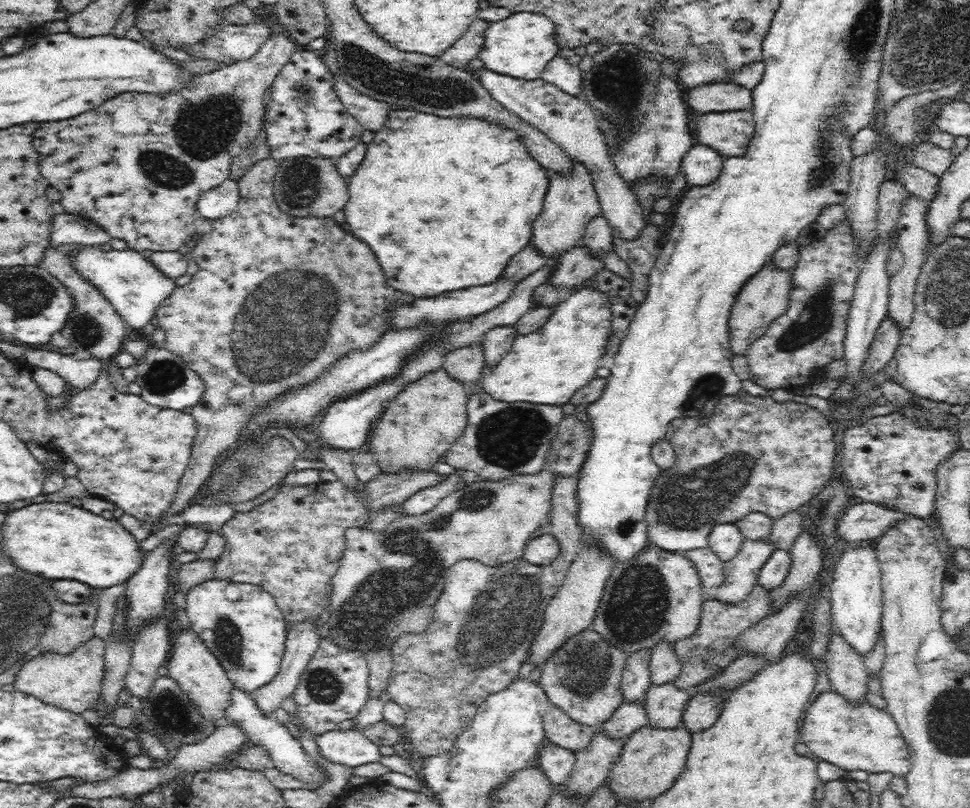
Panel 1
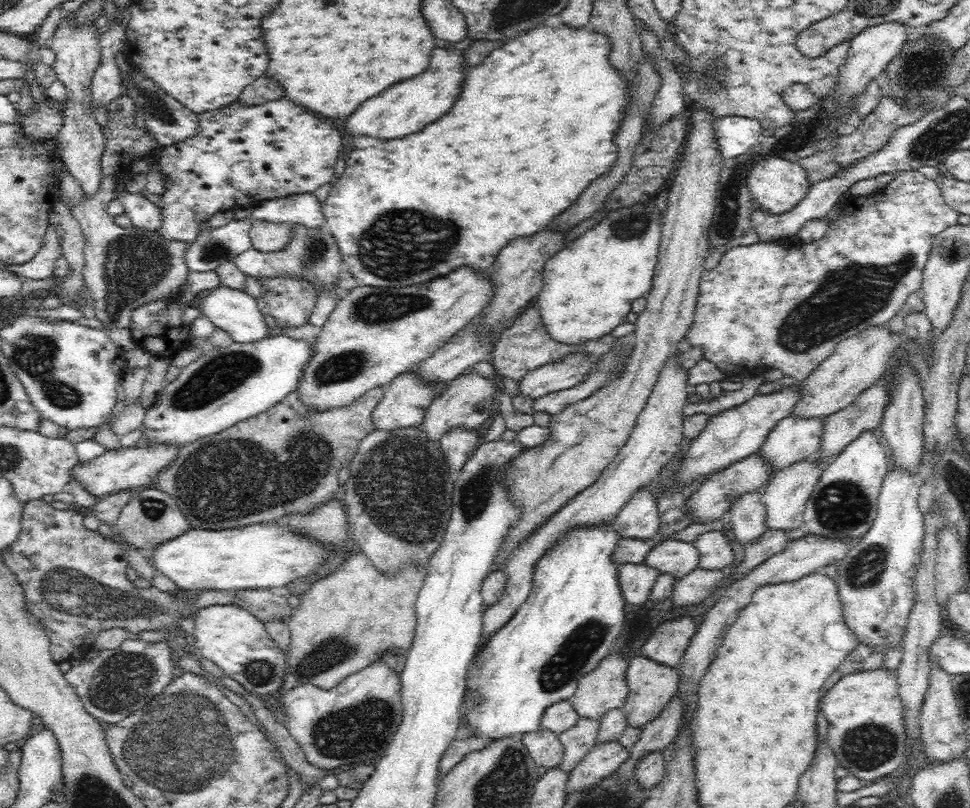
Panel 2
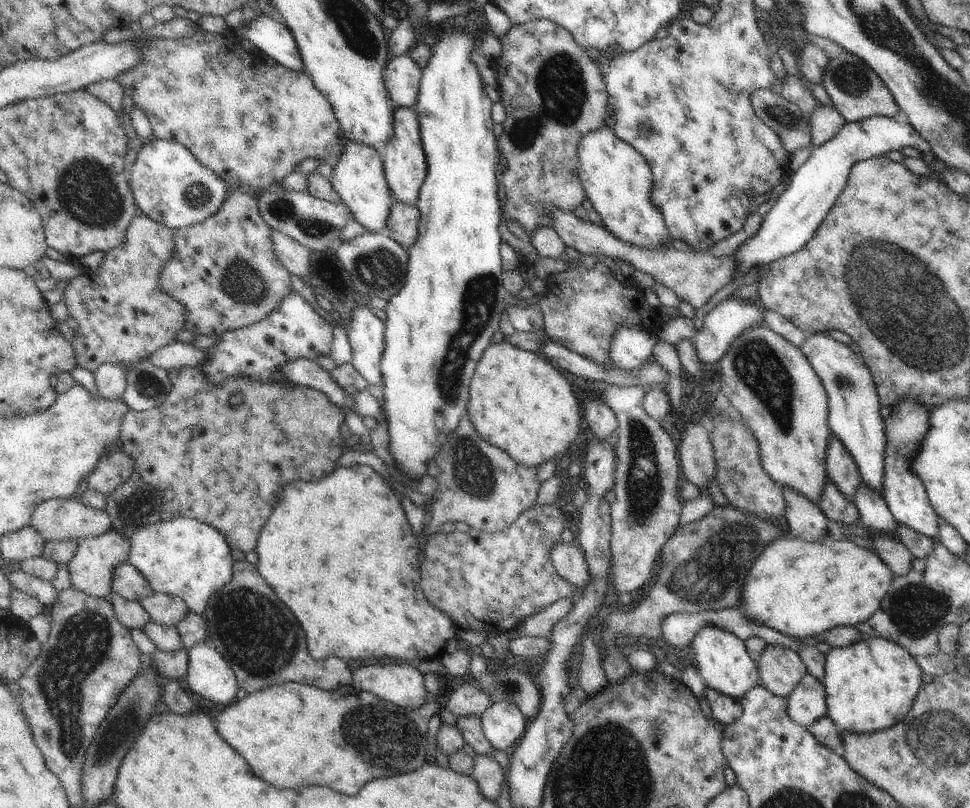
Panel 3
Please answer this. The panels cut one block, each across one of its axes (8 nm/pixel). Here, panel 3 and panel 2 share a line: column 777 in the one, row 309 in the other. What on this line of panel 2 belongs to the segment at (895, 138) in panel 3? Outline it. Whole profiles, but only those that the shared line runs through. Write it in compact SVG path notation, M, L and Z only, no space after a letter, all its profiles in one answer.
M220 286L206 290L200 295L198 308L200 316L212 321L215 327L222 328L236 341L242 344L258 342L269 336L271 330L264 321L265 314L260 311L257 300L242 290L232 290L228 286Z

